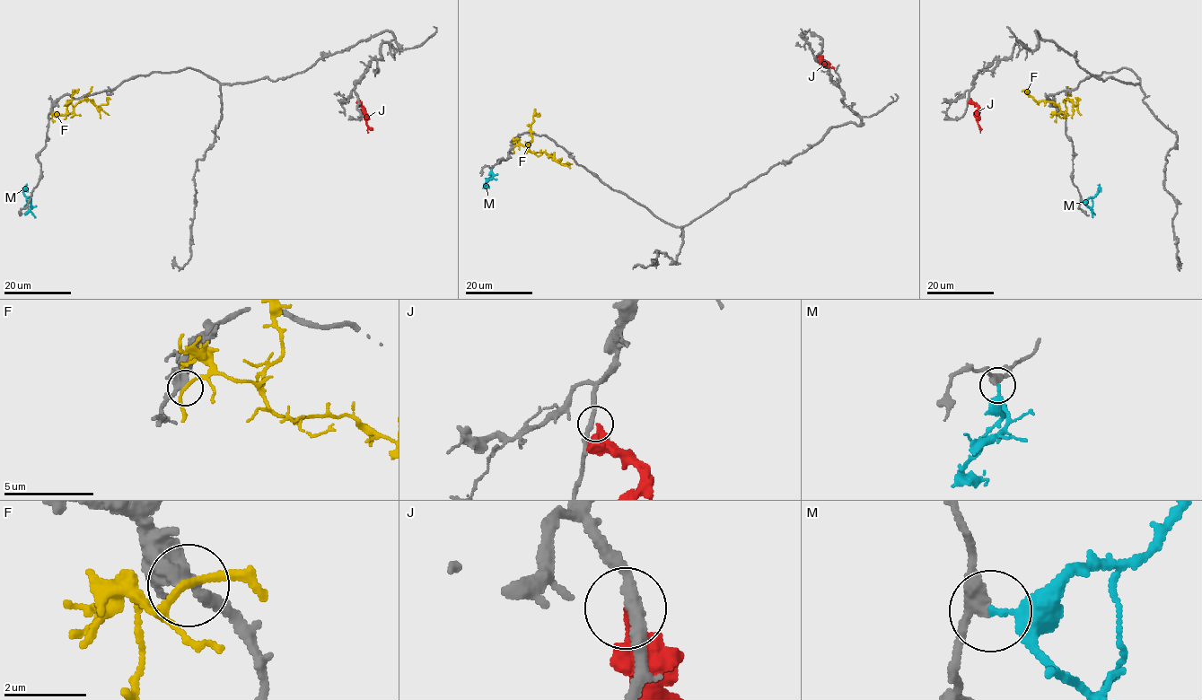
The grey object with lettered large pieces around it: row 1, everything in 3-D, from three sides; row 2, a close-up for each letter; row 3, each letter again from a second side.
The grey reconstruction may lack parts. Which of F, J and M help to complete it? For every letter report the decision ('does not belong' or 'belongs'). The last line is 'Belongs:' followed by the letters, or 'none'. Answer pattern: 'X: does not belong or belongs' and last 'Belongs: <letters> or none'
F: does not belong
J: does not belong
M: does not belong
Belongs: none

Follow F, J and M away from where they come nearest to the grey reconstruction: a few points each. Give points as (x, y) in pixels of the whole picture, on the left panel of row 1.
F: (53, 112), (64, 116), (90, 99), (96, 106), (105, 105), (106, 97)
J: (357, 98), (364, 113), (368, 132)
M: (30, 202), (23, 193), (27, 188), (27, 191)

